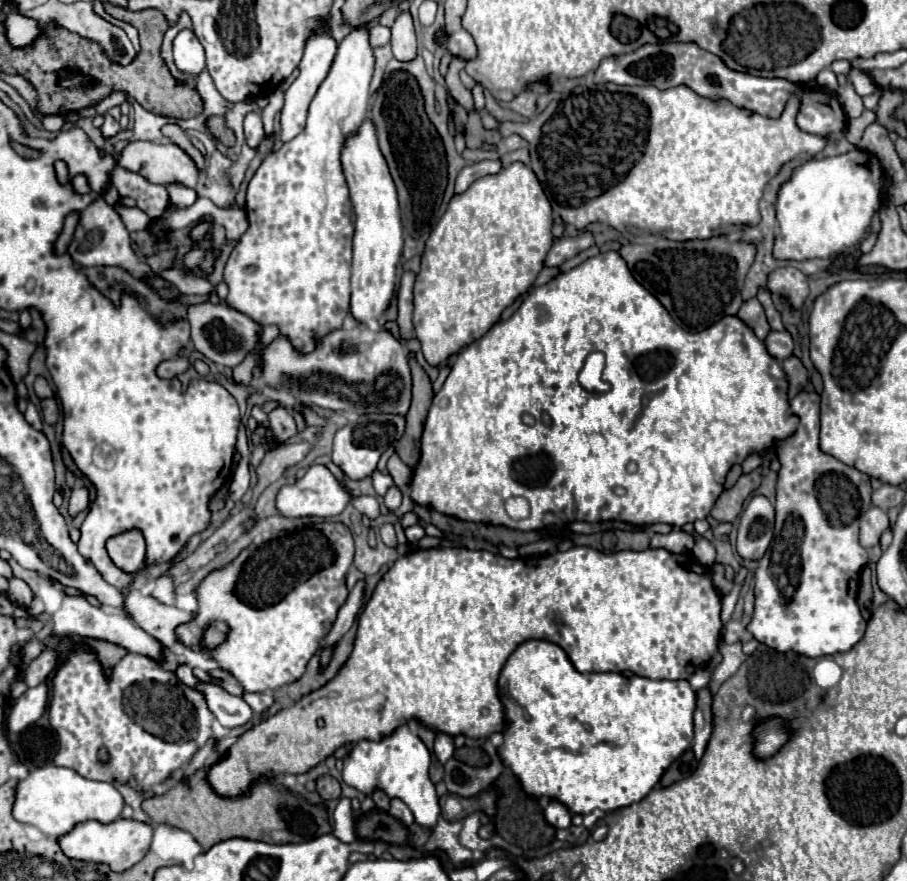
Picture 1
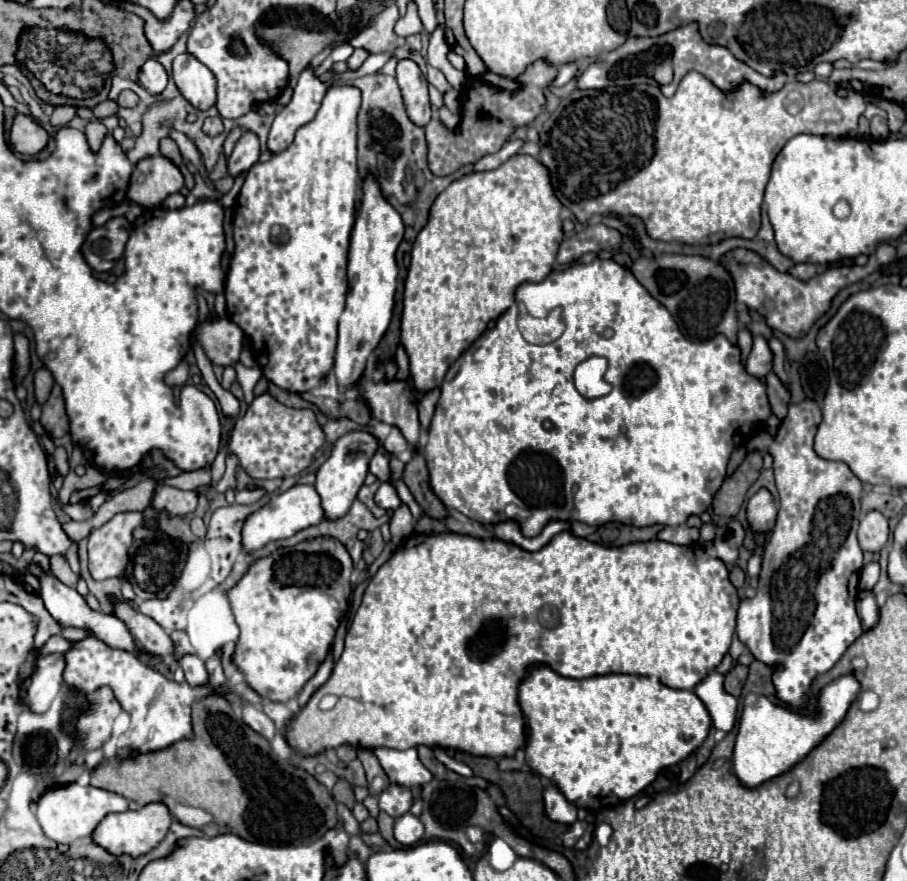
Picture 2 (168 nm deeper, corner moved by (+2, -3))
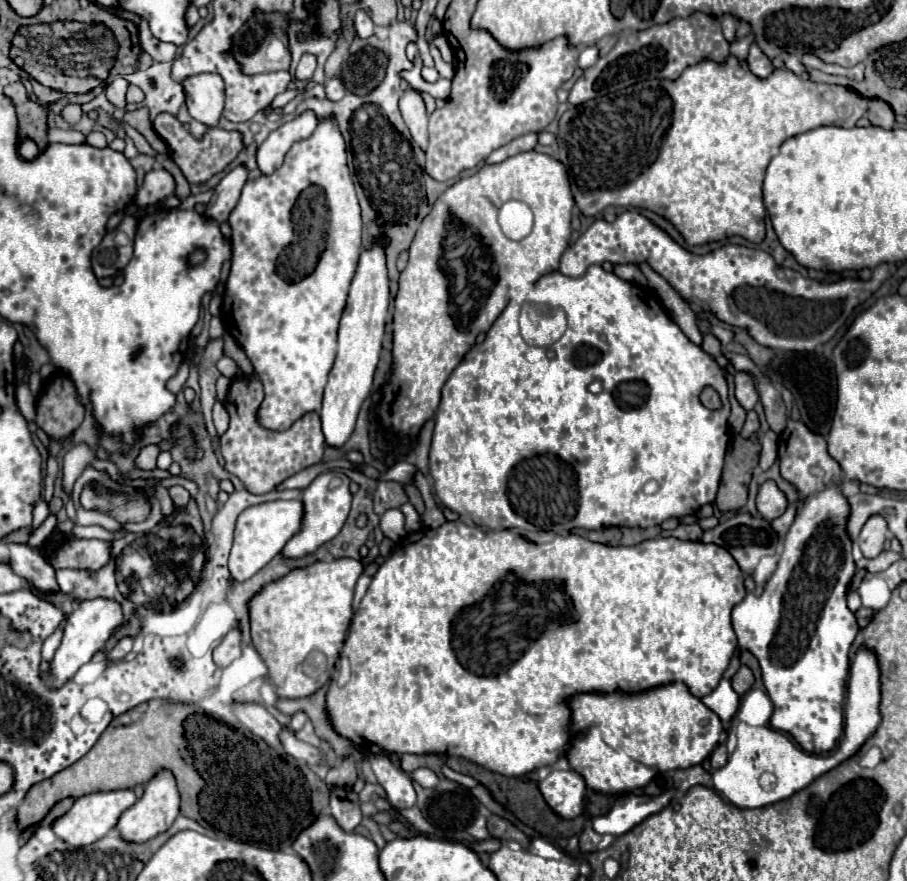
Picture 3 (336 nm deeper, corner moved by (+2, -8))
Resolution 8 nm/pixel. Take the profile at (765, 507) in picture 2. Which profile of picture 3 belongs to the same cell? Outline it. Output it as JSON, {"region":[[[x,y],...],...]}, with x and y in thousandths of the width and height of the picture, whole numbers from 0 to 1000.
{"region":[[[846,545],[835,561],[835,579],[841,588],[854,590],[868,579],[868,563],[857,554],[852,545]]]}

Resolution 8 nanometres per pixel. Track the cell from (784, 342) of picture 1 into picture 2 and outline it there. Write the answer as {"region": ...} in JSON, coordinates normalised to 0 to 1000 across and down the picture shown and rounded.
{"region":[[[832,380],[830,383],[830,396],[824,405],[821,419],[832,428],[841,428],[850,421],[850,417],[852,417],[852,398],[839,380]]]}

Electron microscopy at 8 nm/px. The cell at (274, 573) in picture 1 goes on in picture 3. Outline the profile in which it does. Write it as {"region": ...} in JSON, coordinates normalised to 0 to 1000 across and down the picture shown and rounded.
{"region":[[[378,633],[378,636],[365,636],[365,638],[347,638],[338,645],[330,645],[330,647],[323,647],[319,649],[314,656],[305,658],[305,661],[299,661],[297,665],[292,665],[279,681],[277,681],[277,722],[279,722],[279,731],[283,736],[283,740],[288,742],[288,747],[292,749],[294,758],[297,758],[297,772],[308,781],[308,790],[310,792],[338,792],[338,790],[345,790],[352,781],[356,781],[363,772],[365,772],[365,763],[367,763],[367,756],[374,747],[374,740],[378,736],[378,729],[380,729],[380,720],[383,720],[383,713],[387,708],[387,701],[389,701],[389,670],[391,670],[391,661],[394,656],[400,652],[400,638],[398,636],[389,636],[389,633]]]}

